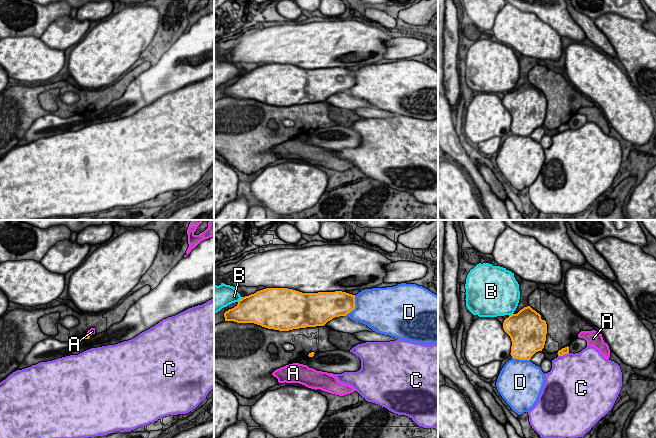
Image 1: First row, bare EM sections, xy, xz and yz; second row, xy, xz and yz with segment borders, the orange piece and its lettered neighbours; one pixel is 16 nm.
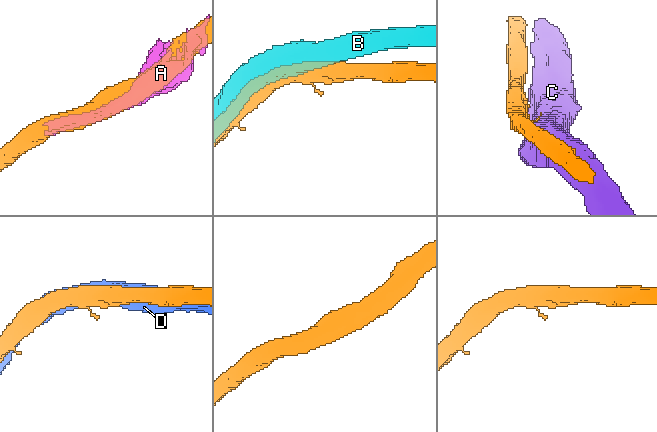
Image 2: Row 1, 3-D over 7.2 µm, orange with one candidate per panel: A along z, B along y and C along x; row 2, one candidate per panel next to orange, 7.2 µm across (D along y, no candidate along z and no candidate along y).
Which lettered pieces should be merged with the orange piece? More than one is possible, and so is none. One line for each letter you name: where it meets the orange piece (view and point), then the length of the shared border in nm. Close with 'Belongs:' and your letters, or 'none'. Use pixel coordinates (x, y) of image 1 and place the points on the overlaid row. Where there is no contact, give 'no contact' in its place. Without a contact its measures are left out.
Belongs: none

